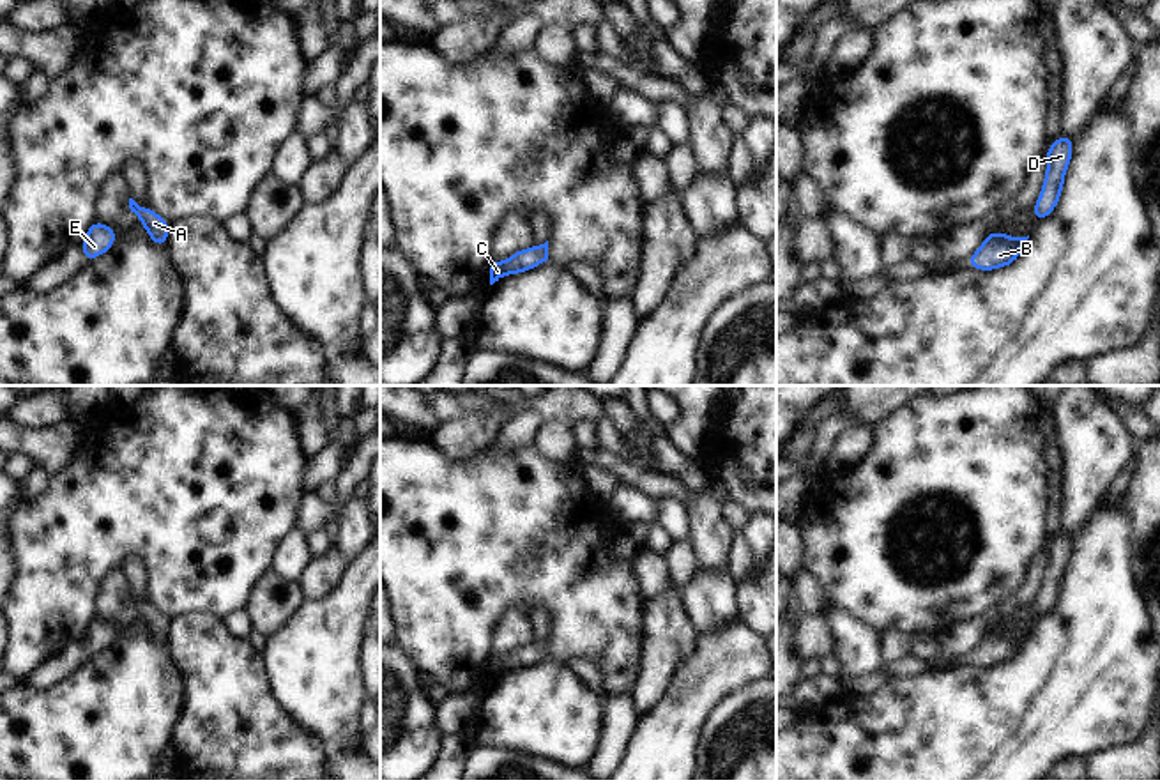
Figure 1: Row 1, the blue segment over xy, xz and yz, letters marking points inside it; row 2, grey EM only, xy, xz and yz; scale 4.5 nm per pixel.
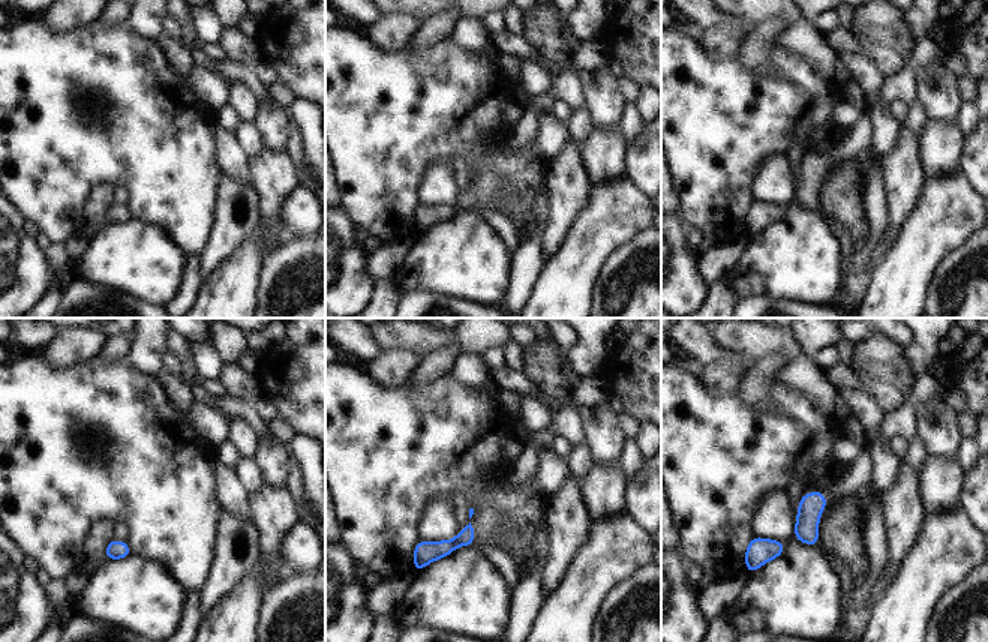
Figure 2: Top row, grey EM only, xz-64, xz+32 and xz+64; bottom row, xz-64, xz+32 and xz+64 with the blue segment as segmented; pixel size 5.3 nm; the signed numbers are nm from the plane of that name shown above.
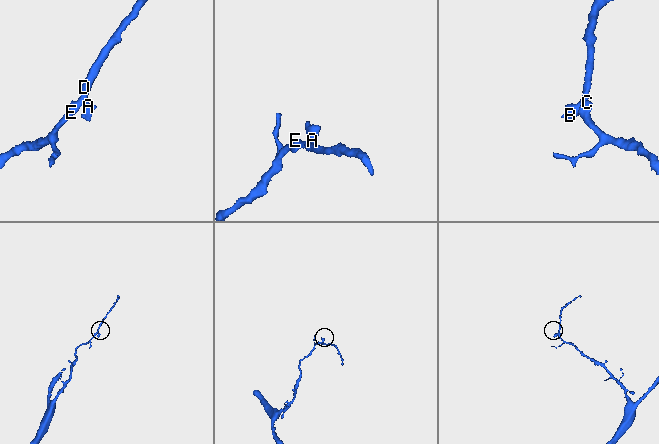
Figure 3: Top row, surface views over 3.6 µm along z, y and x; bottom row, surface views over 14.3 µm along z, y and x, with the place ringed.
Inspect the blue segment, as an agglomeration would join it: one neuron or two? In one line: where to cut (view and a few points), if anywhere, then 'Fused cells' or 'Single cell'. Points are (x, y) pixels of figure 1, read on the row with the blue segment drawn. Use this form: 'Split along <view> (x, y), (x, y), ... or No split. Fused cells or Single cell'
No split. Single cell.

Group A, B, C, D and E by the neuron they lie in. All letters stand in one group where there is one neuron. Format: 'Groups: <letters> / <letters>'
Groups: A B C D E.

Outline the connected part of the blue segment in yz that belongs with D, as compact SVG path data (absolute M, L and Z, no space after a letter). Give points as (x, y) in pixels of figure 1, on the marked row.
M1061 133L1061 136L1049 145L1047 154L1047 172L1043 177L1043 187L1036 200L1034 209L1031 210L1034 221L1049 218L1059 198L1061 189L1065 186L1065 173L1072 161L1073 141L1068 134Z

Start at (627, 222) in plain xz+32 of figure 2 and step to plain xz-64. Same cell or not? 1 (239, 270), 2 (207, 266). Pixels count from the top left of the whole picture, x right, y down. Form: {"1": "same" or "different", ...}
{"1": "same", "2": "different"}

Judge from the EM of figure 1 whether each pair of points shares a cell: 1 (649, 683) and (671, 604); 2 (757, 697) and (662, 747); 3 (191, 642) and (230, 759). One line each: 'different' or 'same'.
1: same
2: different
3: same

